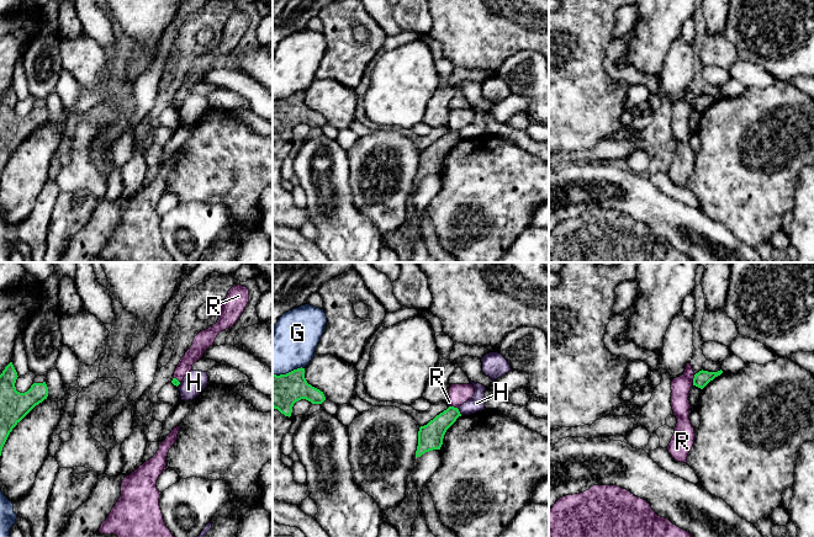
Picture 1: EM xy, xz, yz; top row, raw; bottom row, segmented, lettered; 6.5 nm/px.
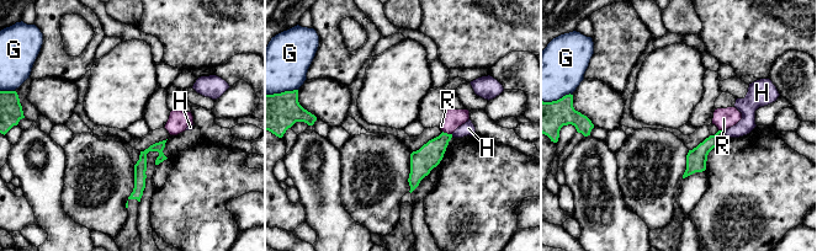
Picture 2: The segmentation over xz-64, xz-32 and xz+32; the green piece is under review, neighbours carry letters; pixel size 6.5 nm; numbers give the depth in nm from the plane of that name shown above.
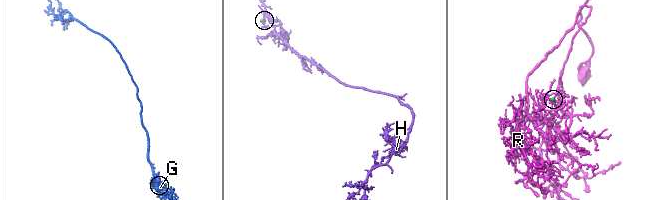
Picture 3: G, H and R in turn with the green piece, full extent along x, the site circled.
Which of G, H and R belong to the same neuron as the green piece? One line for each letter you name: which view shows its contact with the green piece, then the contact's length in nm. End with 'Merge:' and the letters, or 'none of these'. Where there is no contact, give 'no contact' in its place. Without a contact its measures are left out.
Merge: none of these

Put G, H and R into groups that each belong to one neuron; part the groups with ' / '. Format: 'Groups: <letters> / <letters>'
Groups: G / H / R

